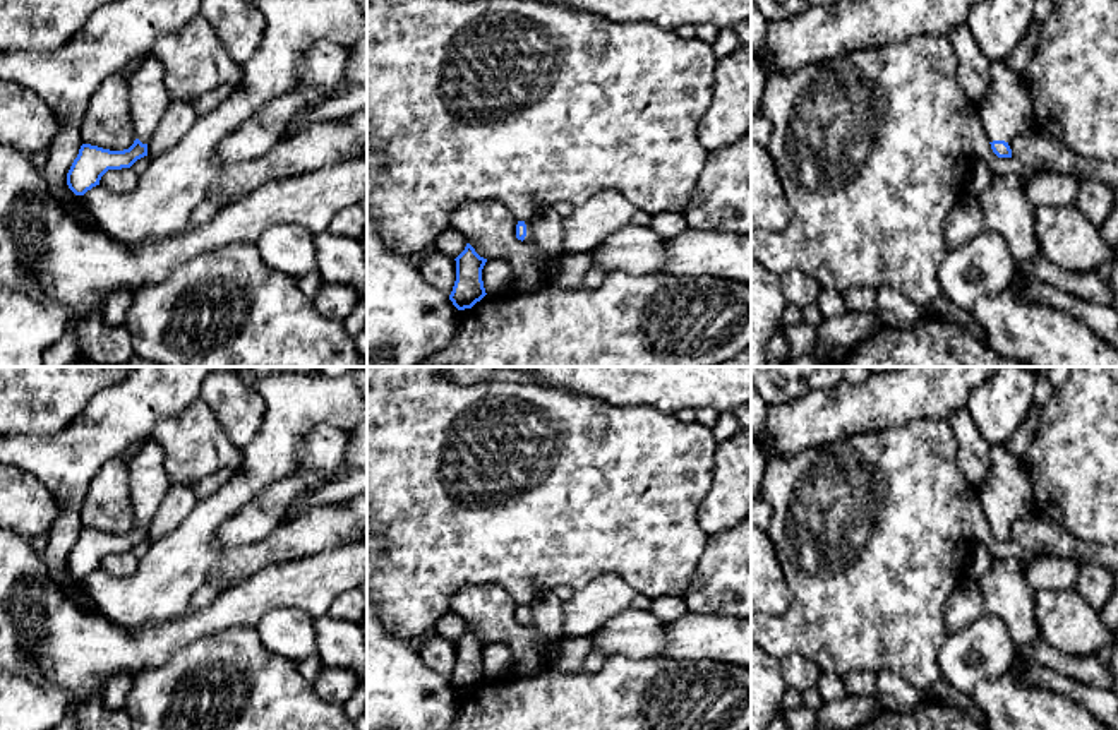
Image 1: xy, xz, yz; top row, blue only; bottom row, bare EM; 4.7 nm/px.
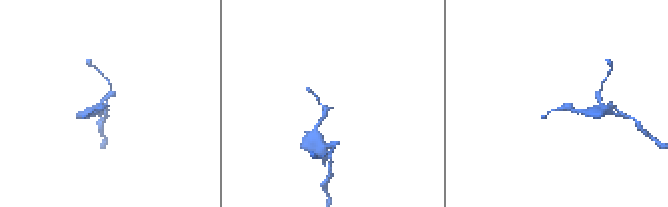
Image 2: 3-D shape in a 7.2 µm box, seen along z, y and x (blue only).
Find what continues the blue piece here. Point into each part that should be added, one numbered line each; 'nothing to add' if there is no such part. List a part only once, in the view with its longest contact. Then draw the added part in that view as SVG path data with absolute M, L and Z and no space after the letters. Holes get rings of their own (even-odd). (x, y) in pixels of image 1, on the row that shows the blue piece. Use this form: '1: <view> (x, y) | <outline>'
1: yz (1005, 112) | M1007 60L991 63L991 86L977 111L989 142L1005 141L1034 130L1034 111L1020 75L1013 74Z

